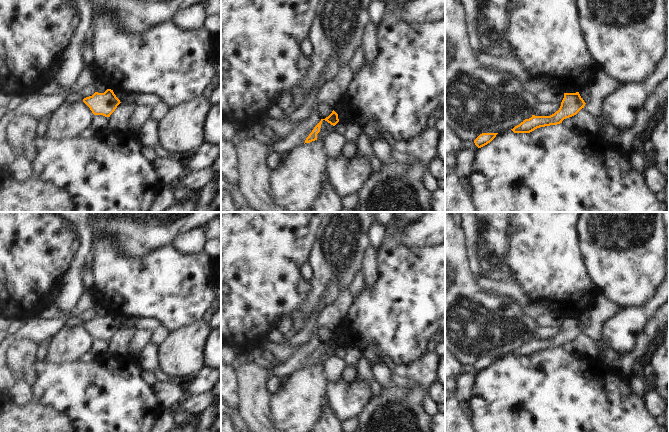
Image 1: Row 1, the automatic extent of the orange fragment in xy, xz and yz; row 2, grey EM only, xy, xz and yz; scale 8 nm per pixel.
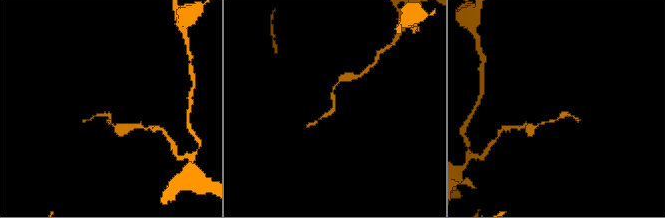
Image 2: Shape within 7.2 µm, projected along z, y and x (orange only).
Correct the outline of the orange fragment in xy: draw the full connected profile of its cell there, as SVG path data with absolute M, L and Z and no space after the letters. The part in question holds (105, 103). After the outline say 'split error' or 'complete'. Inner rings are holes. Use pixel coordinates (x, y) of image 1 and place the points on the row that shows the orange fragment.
M107 89L104 93L95 92L92 96L83 99L94 115L110 117L121 103L113 90Z; complete

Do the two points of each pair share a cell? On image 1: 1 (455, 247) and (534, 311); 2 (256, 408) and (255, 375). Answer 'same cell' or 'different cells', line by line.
1: different cells
2: same cell

